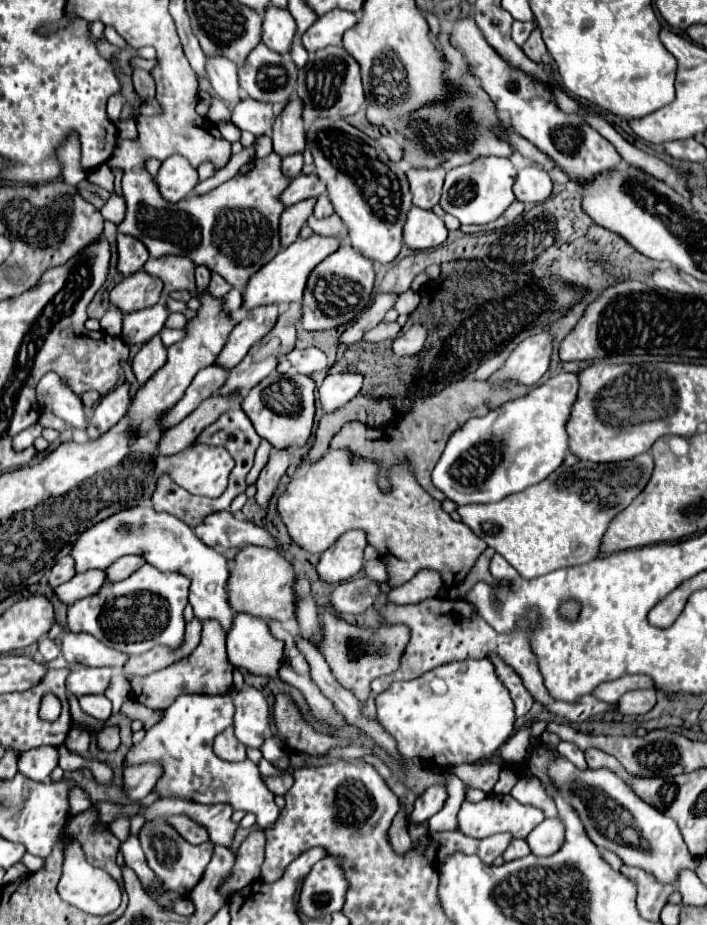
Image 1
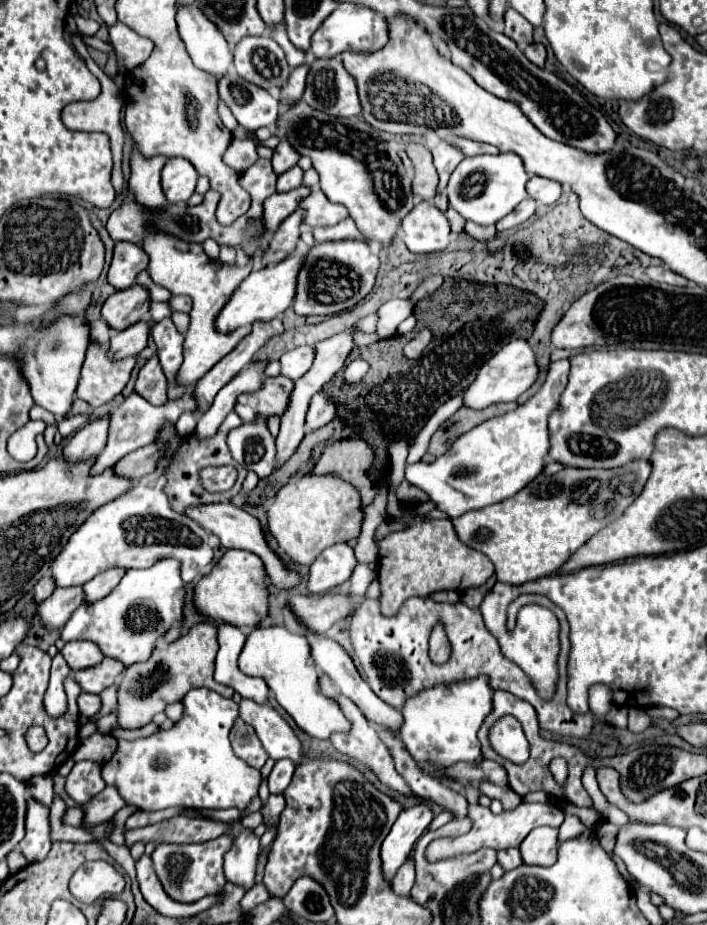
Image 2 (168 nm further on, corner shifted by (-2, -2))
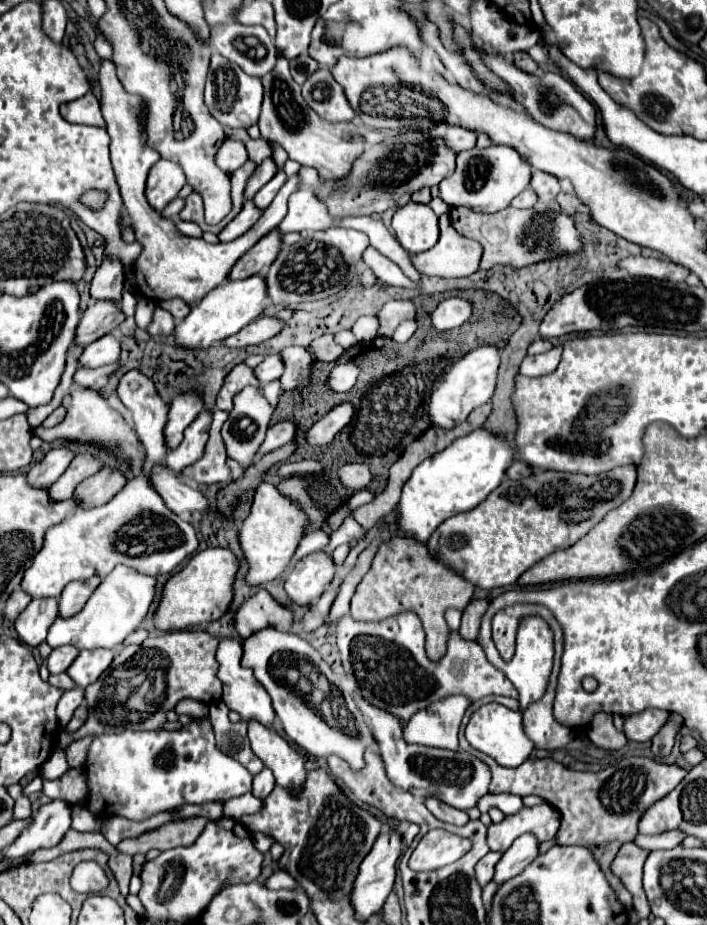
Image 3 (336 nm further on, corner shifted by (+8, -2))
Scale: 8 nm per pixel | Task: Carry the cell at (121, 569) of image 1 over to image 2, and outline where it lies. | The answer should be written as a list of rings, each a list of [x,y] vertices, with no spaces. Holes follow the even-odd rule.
[[[108,569],[104,573],[98,573],[92,581],[88,581],[86,585],[82,585],[84,589],[84,601],[86,603],[94,603],[102,597],[106,597],[114,587],[116,583],[120,583],[120,579],[124,577],[124,569]]]

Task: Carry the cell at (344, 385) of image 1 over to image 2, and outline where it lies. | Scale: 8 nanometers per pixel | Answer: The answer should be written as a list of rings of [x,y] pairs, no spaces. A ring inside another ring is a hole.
[[[322,391],[316,393],[312,397],[312,401],[310,401],[310,409],[308,409],[308,415],[306,415],[306,427],[308,427],[308,431],[324,427],[334,417],[336,417],[336,403],[330,401]]]

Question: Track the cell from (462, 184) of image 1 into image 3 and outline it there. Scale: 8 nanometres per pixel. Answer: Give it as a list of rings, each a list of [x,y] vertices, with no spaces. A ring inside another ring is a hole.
[[[490,145],[488,149],[470,149],[456,157],[456,169],[450,177],[442,179],[440,197],[450,207],[470,207],[476,213],[496,213],[510,205],[530,183],[530,165],[506,145]]]

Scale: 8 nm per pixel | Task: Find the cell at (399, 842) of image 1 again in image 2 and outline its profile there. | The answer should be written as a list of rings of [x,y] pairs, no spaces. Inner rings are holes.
[[[408,859],[408,861],[400,867],[400,871],[396,873],[396,877],[394,877],[394,881],[392,881],[392,891],[396,891],[396,895],[408,897],[412,885],[414,885],[414,863],[412,863],[412,859]]]

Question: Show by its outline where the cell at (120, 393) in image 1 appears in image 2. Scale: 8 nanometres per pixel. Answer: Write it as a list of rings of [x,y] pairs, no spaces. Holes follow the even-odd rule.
[[[102,417],[84,425],[78,433],[74,433],[74,437],[70,437],[64,443],[62,459],[66,463],[80,463],[96,457],[104,449],[104,443],[108,437],[108,423],[110,423],[110,417]]]

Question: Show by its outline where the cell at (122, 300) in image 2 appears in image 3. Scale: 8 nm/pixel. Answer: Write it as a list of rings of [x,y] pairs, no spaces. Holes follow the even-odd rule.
[[[92,301],[88,309],[82,315],[82,321],[78,325],[76,333],[76,343],[88,345],[116,329],[126,315],[114,301]]]

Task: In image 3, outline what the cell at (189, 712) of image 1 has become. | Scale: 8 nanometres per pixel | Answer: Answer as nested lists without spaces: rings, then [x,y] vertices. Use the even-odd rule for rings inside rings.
[[[208,717],[196,719],[184,725],[178,731],[132,731],[124,729],[116,735],[98,735],[92,741],[88,761],[88,809],[100,817],[122,815],[132,821],[142,821],[158,811],[172,811],[186,803],[226,803],[232,797],[240,797],[252,789],[252,775],[232,757],[218,751],[214,741],[214,729]],[[162,757],[168,757],[166,765],[160,763]]]

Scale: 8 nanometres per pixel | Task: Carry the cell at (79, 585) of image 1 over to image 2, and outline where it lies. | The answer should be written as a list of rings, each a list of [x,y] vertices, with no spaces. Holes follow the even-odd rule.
[[[82,587],[54,589],[54,593],[38,605],[38,615],[44,629],[48,631],[60,629],[82,603],[84,603]]]

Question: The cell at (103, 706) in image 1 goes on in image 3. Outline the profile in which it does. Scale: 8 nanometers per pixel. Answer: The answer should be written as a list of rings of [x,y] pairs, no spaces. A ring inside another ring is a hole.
[[[74,687],[74,689],[70,689],[62,695],[62,699],[58,701],[58,709],[56,709],[56,715],[58,715],[58,721],[60,721],[62,727],[66,727],[70,723],[76,707],[82,701],[84,701],[84,691],[78,689],[78,687]]]

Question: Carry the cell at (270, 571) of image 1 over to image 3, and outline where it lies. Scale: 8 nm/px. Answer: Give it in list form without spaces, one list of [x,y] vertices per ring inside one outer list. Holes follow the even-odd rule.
[[[208,547],[206,551],[196,553],[188,565],[164,585],[164,597],[154,615],[154,625],[160,631],[180,631],[200,623],[218,621],[230,609],[238,569],[238,559],[230,549]]]

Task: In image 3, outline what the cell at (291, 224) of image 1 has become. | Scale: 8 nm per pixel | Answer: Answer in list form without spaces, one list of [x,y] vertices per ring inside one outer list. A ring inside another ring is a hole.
[[[274,229],[266,237],[262,237],[262,241],[258,241],[258,245],[250,249],[250,253],[244,253],[238,259],[238,265],[234,265],[234,269],[230,271],[230,279],[242,279],[254,273],[264,273],[278,257],[280,247],[282,247],[282,233],[280,229]]]

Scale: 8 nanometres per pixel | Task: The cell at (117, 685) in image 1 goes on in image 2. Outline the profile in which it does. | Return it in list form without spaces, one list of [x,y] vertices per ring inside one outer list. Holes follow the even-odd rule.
[[[110,713],[96,721],[96,731],[102,735],[112,735],[114,729],[116,729],[116,713]]]

